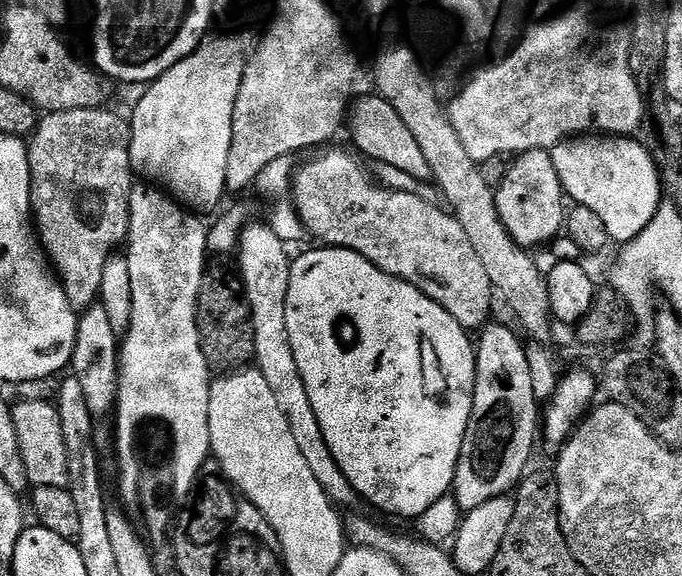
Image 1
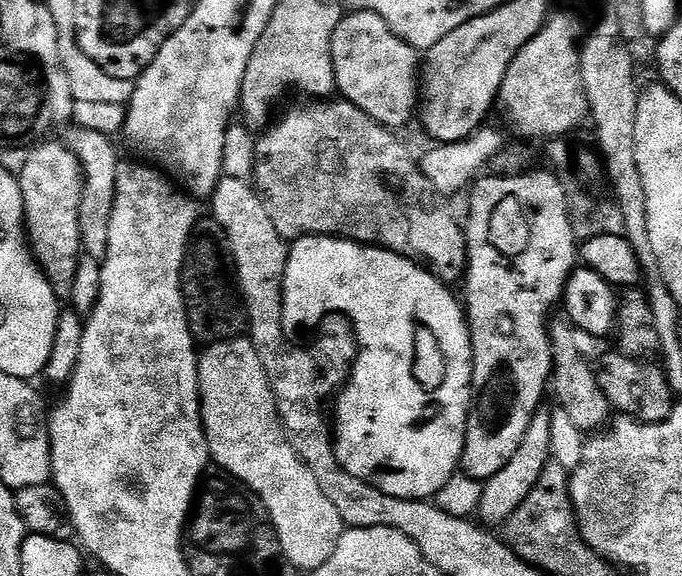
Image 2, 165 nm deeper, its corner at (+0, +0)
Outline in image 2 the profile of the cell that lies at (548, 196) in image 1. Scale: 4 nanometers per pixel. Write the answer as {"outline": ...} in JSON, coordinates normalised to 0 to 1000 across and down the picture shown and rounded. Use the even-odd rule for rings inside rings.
{"outline":[[[798,297],[765,309],[717,304],[716,313],[705,311],[691,328],[692,370],[686,389],[683,382],[686,470],[677,488],[677,528],[692,582],[692,714],[686,719],[677,819],[705,837],[730,823],[754,795],[777,733],[793,714],[792,693],[809,651],[809,595],[804,585],[809,533],[823,526],[827,498],[848,458],[848,418],[836,399],[833,370],[836,333],[821,321],[818,307]]]}

